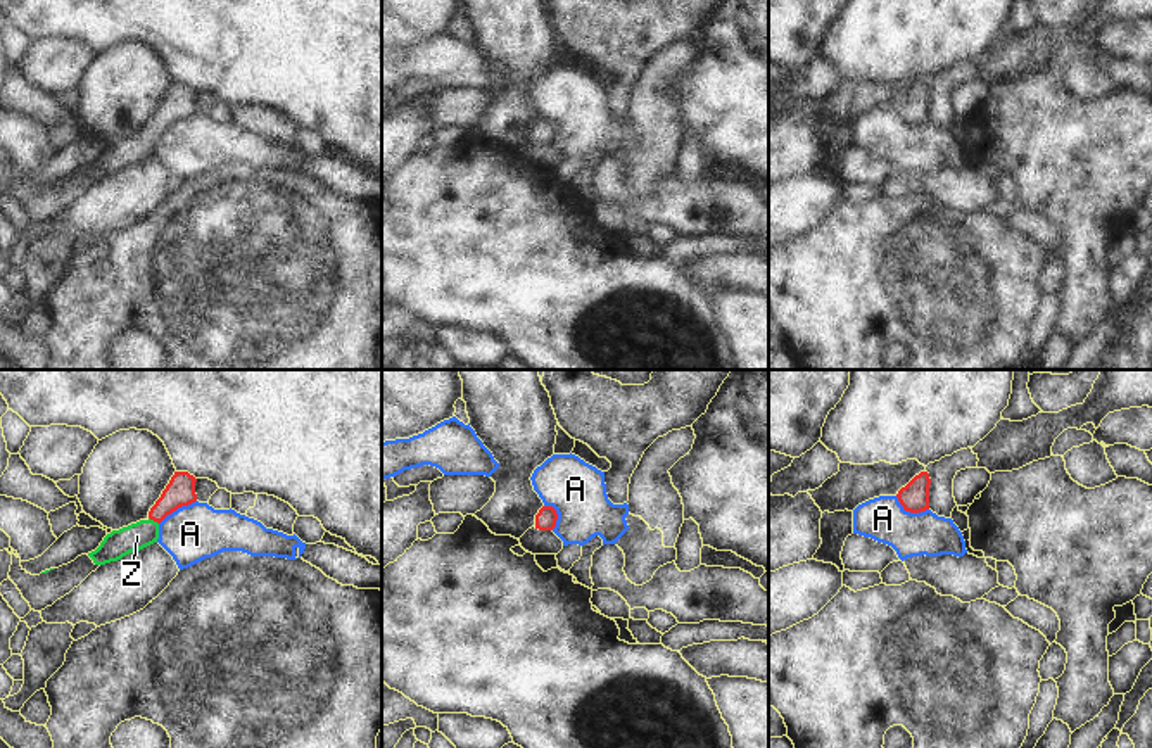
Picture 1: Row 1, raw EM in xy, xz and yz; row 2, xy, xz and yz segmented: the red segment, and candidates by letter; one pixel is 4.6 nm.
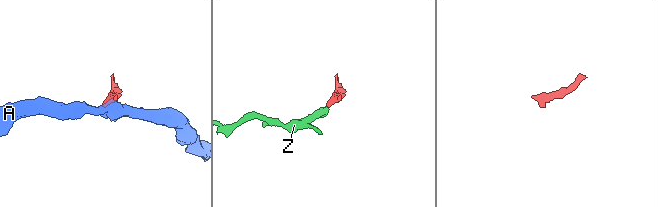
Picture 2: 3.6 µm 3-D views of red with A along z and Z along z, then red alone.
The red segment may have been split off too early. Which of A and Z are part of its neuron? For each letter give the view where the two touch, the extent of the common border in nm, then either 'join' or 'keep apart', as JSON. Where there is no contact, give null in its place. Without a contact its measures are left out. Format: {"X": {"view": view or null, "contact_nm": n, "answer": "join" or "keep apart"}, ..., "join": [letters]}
{"A": {"view": "yz", "contact_nm": 170, "answer": "keep apart"}, "Z": {"view": "xy", "contact_nm": 60, "answer": "join"}, "join": ["Z"]}

